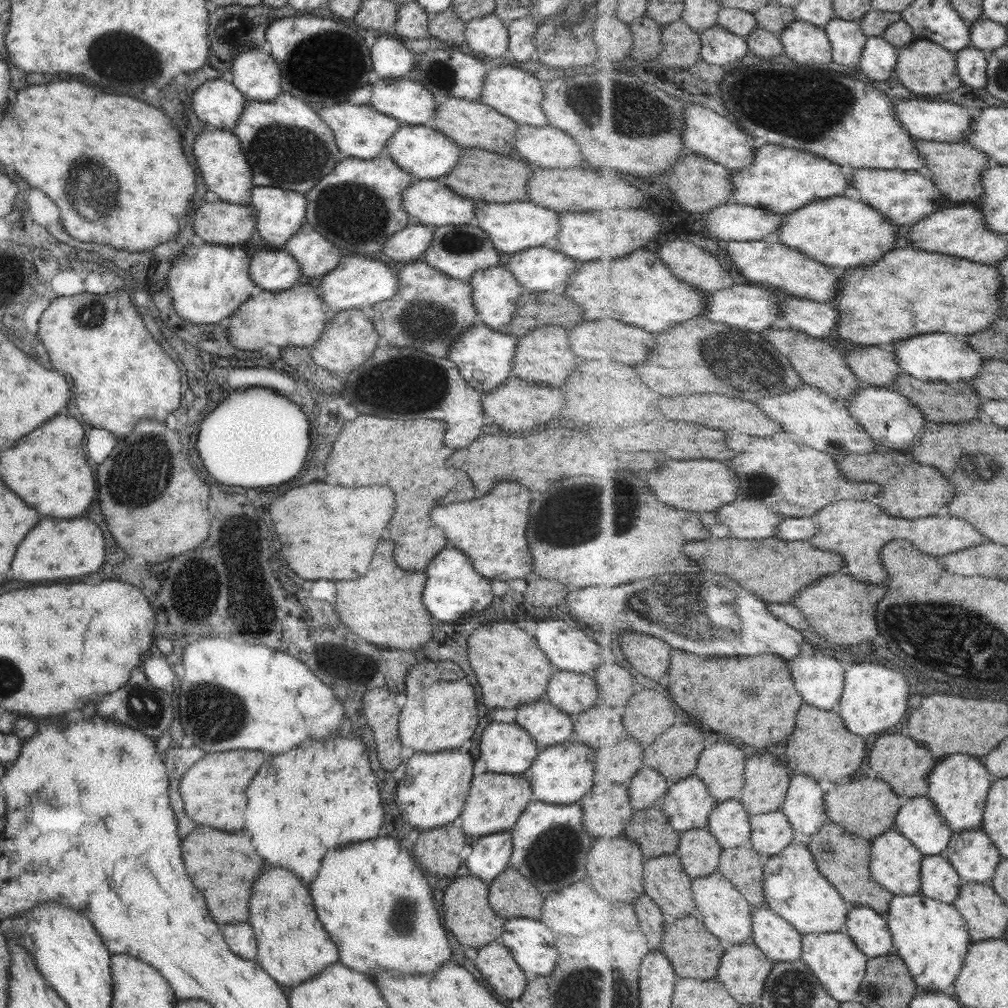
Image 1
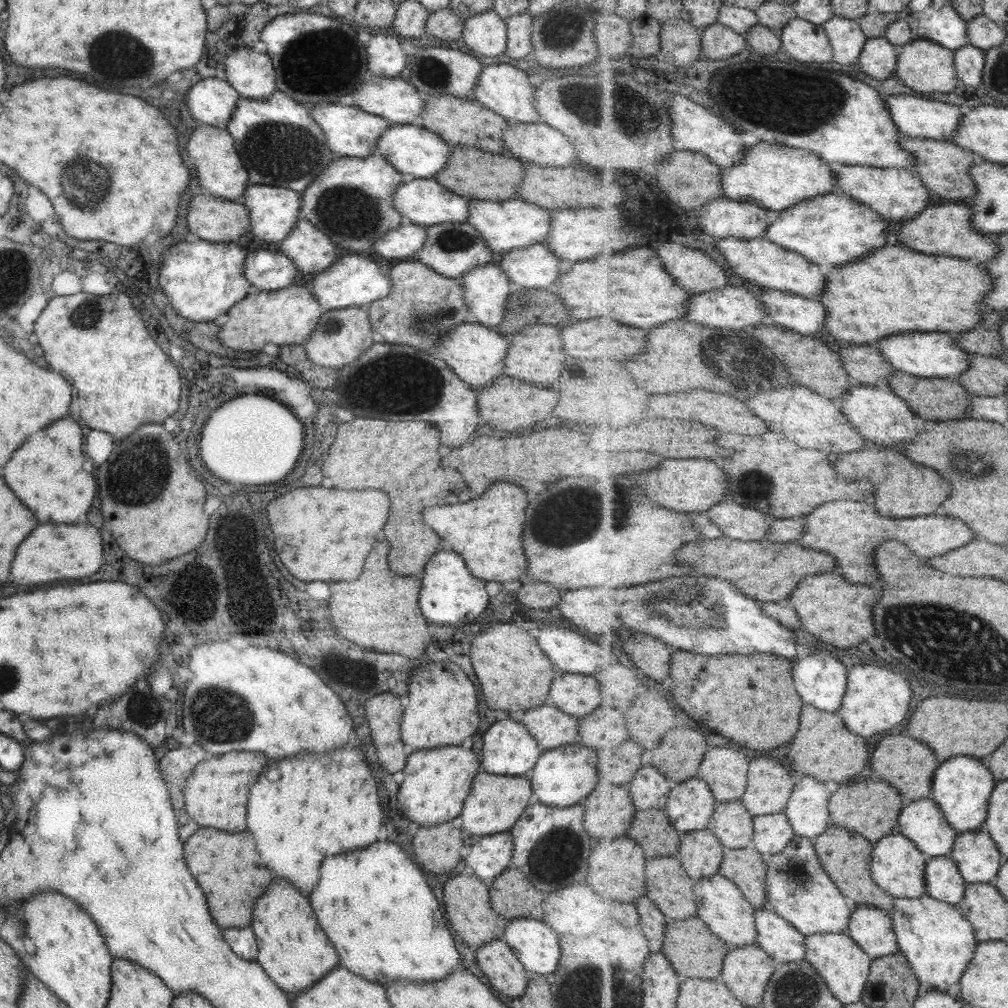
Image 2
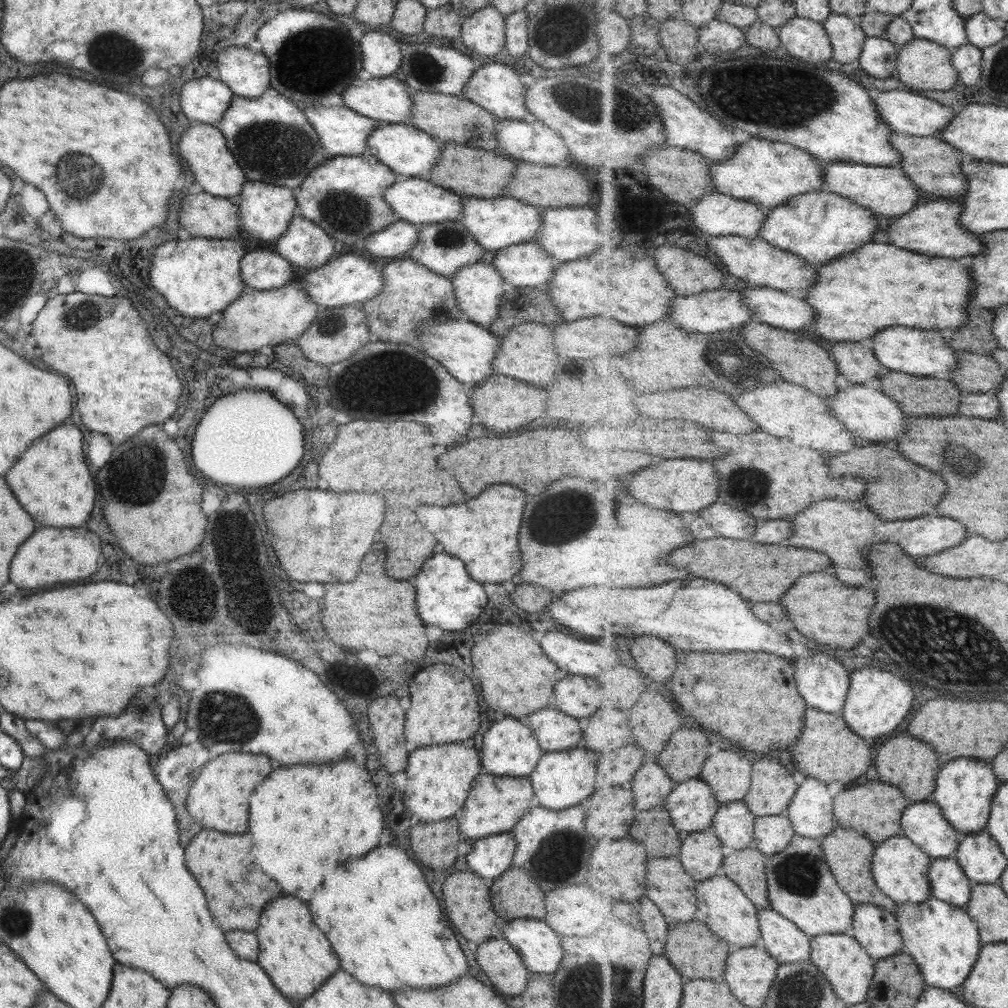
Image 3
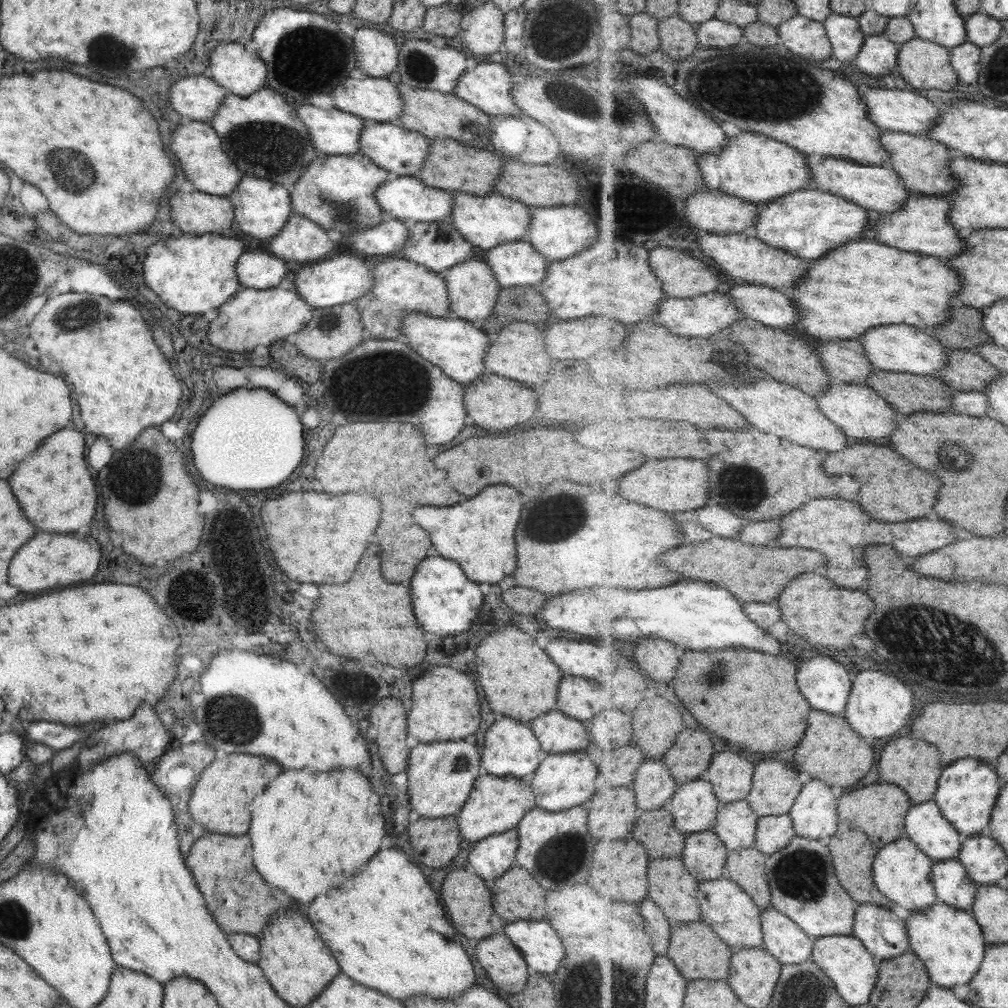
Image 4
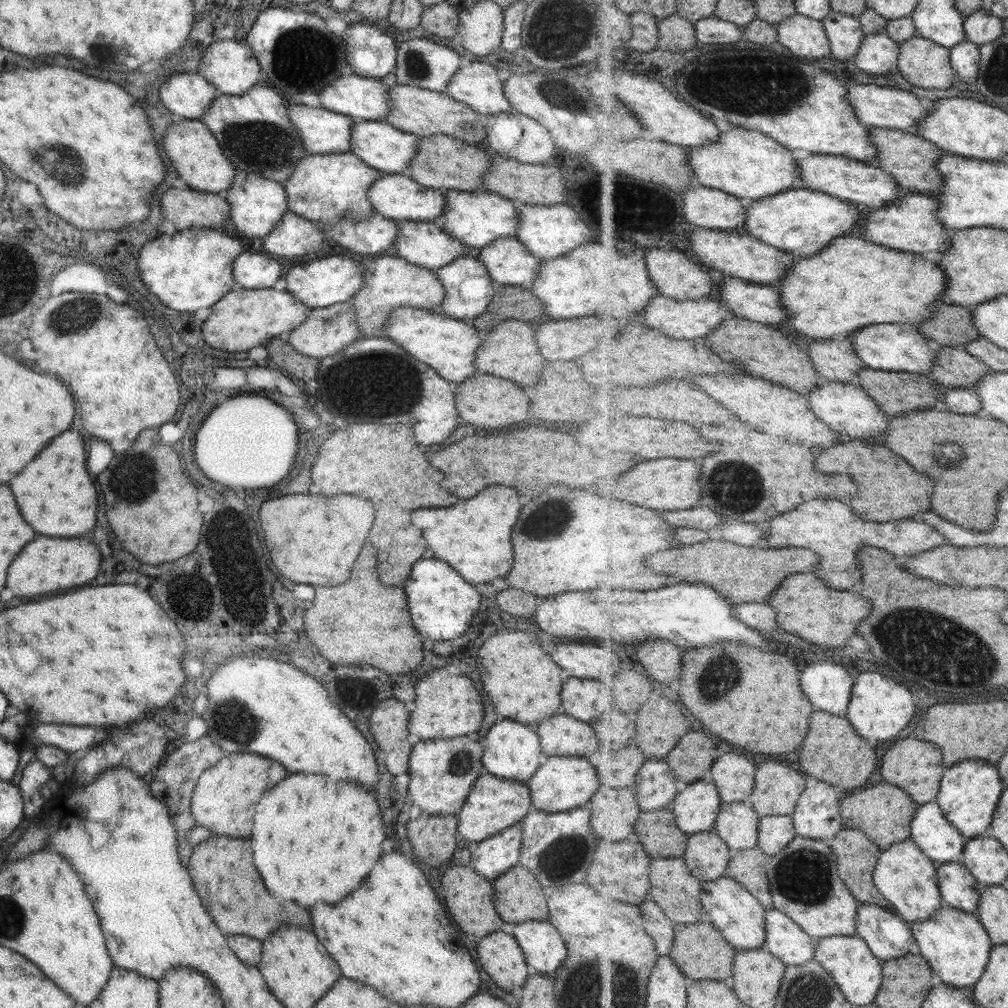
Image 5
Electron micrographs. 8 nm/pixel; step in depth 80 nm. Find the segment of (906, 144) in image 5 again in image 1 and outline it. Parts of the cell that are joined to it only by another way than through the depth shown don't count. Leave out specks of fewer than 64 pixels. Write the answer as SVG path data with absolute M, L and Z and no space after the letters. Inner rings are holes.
M913 140L915 148L919 150L923 160L926 161L925 169L933 172L933 184L941 190L941 194L949 200L964 202L981 201L985 195L983 188L982 172L988 170L993 161L985 155L985 152L973 148L969 142L947 143L934 141Z

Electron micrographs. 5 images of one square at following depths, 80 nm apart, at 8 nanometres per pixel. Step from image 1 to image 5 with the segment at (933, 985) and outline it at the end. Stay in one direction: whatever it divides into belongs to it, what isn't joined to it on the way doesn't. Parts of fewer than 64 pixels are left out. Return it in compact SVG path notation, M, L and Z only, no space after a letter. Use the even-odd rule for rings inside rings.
M944 904L927 920L913 923L913 934L920 947L920 954L932 965L937 982L955 987L967 988L979 982L995 946L988 929L976 914L948 904Z

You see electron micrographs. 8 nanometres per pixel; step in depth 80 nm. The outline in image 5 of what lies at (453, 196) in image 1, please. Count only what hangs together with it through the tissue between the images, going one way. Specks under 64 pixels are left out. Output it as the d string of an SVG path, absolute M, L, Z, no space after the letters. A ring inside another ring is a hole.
M383 173L367 191L367 198L374 212L379 213L385 219L396 222L403 220L411 222L439 221L445 206L445 197L440 190L425 189L419 185L406 173L399 175Z

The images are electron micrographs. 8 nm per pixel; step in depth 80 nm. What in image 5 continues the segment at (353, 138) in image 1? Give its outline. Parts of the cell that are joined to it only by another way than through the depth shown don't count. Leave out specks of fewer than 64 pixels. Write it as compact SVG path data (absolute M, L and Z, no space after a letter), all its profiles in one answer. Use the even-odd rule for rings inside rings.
M291 106L287 117L301 135L301 145L309 155L349 152L354 121L349 116L327 109Z

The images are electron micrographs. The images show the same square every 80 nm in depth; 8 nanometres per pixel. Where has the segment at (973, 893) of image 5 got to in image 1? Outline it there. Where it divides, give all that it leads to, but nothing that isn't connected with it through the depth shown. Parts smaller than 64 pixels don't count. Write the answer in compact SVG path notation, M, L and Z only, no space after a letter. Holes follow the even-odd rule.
M944 854L925 855L921 869L921 893L954 904L961 893L963 878Z

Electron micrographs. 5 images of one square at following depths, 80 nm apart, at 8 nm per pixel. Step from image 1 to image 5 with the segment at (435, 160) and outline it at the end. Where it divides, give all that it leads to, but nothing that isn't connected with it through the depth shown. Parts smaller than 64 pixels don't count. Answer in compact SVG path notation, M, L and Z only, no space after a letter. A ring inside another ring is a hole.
M354 120L351 127L349 152L381 174L404 174L417 151L417 137L401 132L385 121Z

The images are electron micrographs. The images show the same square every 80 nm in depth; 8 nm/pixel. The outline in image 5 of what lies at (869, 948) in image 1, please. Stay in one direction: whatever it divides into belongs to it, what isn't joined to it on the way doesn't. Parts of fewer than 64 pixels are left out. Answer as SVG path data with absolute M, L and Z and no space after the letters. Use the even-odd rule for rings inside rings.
M862 904L858 908L856 936L865 940L869 948L872 949L873 954L882 959L883 962L889 959L901 958L913 952L920 954L920 947L916 937L911 934L905 920L901 922L901 928L903 928L903 934L901 934L901 930L897 928L897 920L895 918L889 920L891 914L893 914L893 911L889 911L882 906ZM881 918L883 918L883 924L893 922L891 928L887 924L887 930L883 930Z

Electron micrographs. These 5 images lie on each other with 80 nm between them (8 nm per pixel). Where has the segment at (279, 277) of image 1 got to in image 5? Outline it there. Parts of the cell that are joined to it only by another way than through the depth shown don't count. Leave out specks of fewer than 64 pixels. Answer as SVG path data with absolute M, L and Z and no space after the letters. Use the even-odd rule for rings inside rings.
M243 250L233 261L235 287L247 290L271 289L281 276L281 264L270 256Z

